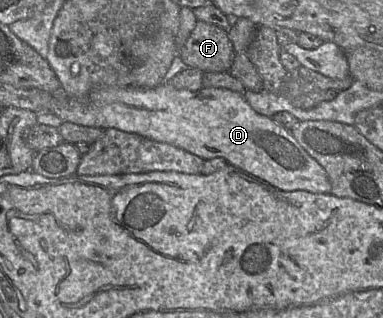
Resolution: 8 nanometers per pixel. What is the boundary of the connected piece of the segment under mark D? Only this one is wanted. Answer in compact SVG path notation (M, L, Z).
M164 82L154 88L134 86L97 88L92 90L85 99L70 98L61 91L59 94L52 94L51 113L64 122L68 121L104 130L116 128L136 133L150 140L171 144L186 150L203 160L224 158L230 165L252 174L282 191L302 190L318 194L330 194L331 192L331 184L325 169L304 150L291 131L274 122L271 117L257 113L242 93L229 89L209 87L190 91L177 89L171 83Z

